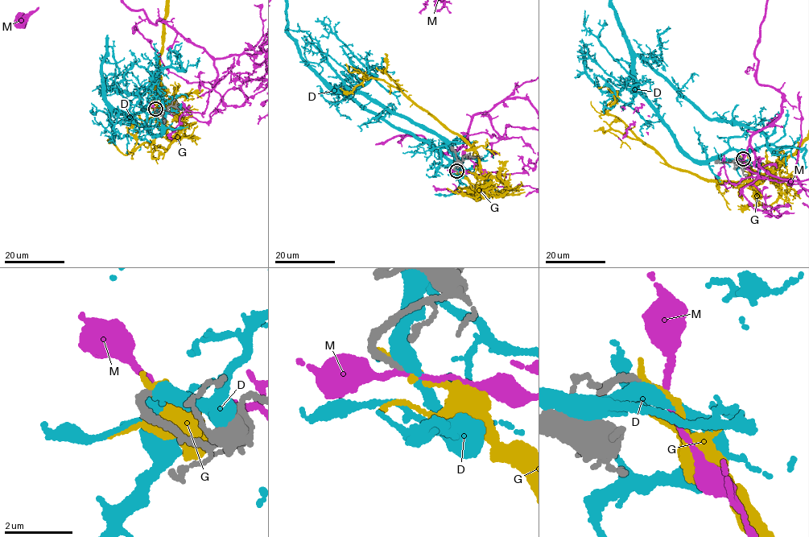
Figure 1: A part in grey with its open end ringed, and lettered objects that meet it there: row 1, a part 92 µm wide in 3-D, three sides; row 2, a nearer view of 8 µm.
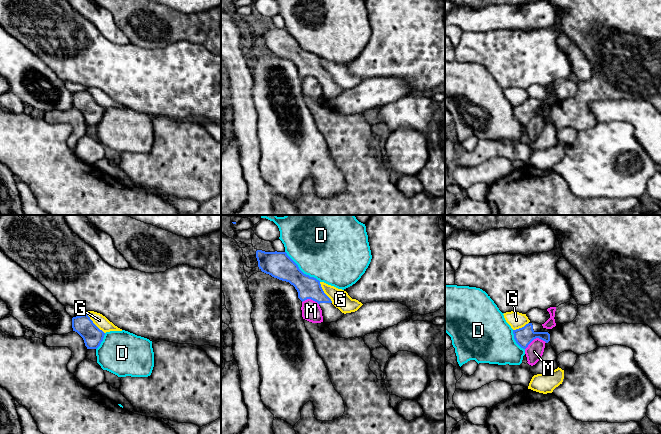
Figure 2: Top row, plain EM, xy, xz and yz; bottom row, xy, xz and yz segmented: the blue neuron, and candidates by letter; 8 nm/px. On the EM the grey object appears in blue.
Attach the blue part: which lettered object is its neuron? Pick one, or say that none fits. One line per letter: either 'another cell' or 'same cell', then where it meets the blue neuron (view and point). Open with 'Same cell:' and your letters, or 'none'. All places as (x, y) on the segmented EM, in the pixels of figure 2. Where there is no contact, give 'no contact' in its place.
Same cell: none
D: another cell | xz (300, 270)
G: another cell | xz (323, 292)
M: another cell | yz (535, 338)

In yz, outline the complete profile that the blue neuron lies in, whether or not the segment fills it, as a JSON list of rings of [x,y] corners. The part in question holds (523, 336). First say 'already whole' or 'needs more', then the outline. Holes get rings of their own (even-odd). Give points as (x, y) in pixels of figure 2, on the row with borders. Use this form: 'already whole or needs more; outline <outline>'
needs more; outline [[[529,322],[524,327],[513,330],[516,343],[523,349],[526,349],[536,338],[546,342],[540,360],[533,366],[528,363],[521,363],[520,365],[479,363],[473,375],[462,375],[456,383],[456,389],[477,390],[497,380],[528,388],[534,375],[546,374],[558,368],[557,354],[550,343],[550,332],[551,329],[546,329],[535,322]]]

